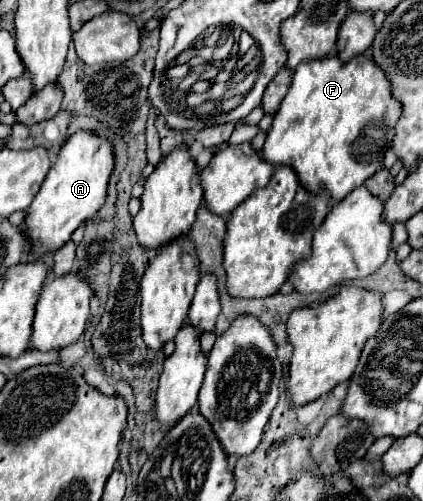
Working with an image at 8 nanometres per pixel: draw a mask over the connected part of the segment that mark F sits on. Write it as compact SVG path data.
M337 53L305 61L295 69L291 89L275 113L261 155L273 165L293 167L309 191L325 185L331 201L337 203L381 169L401 111L389 77L371 55L357 55L347 63Z

